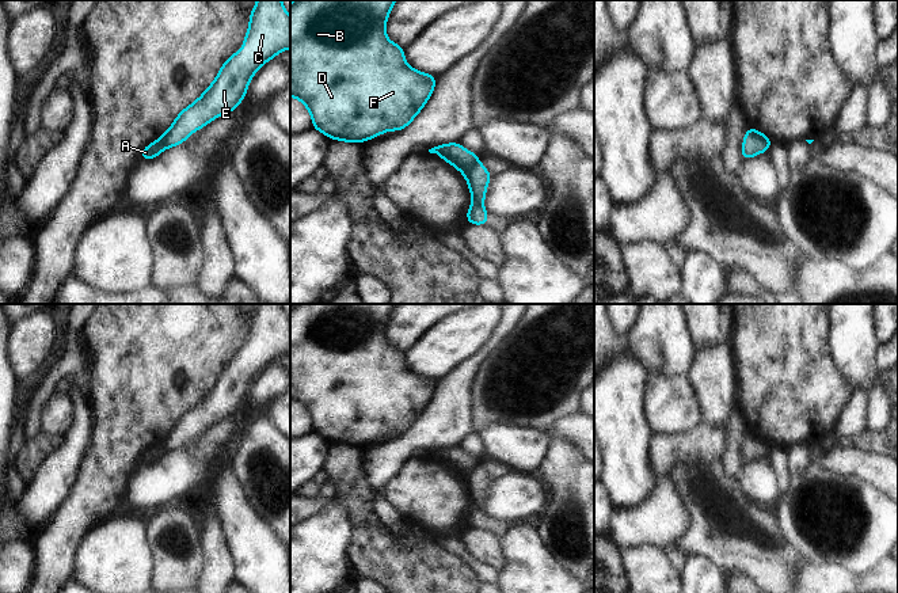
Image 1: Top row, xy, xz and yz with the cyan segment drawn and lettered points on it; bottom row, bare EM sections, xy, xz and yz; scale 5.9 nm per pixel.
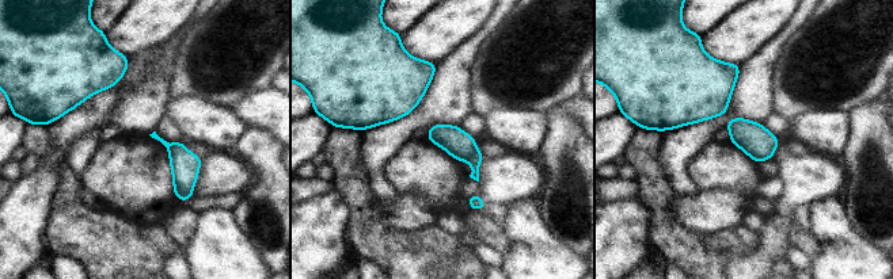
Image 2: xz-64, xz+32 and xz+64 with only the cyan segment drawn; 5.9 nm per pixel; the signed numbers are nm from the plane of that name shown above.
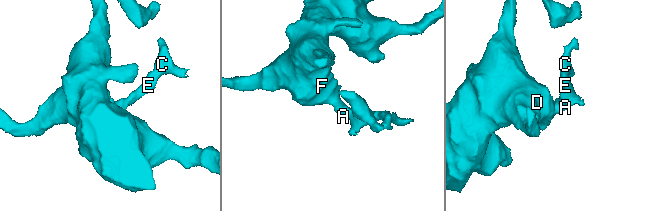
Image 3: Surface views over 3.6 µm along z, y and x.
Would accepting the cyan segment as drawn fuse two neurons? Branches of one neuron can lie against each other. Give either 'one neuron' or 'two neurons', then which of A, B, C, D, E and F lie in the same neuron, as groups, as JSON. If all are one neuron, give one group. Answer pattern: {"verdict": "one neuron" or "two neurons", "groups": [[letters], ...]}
{"verdict": "two neurons", "groups": [["A", "B", "D", "F"], ["C", "E"]]}

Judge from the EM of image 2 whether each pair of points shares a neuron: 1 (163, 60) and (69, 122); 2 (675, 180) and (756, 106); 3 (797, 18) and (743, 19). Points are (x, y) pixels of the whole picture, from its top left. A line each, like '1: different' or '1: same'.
1: same
2: same
3: different

